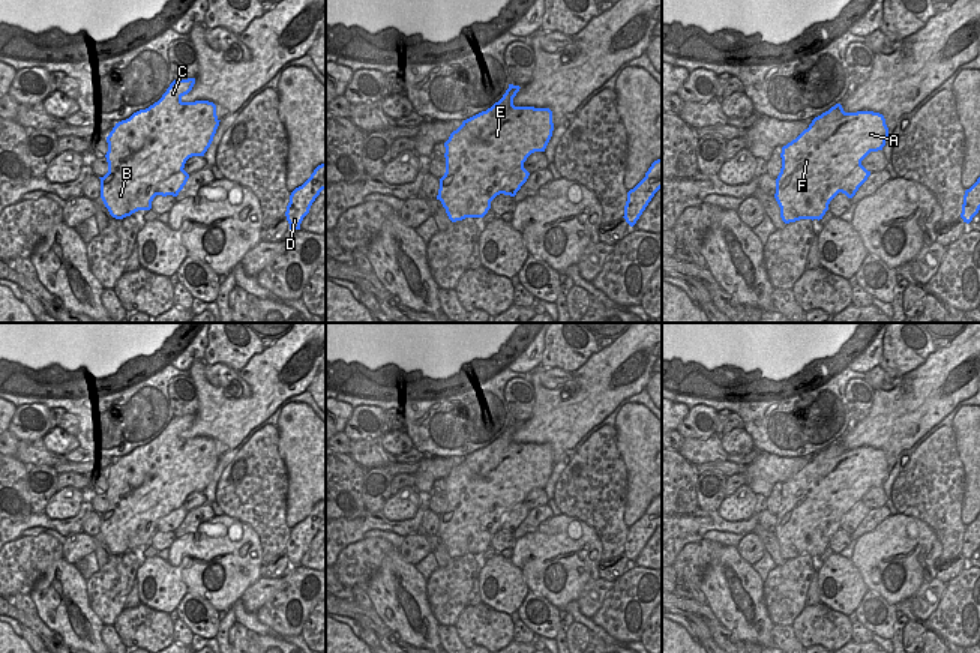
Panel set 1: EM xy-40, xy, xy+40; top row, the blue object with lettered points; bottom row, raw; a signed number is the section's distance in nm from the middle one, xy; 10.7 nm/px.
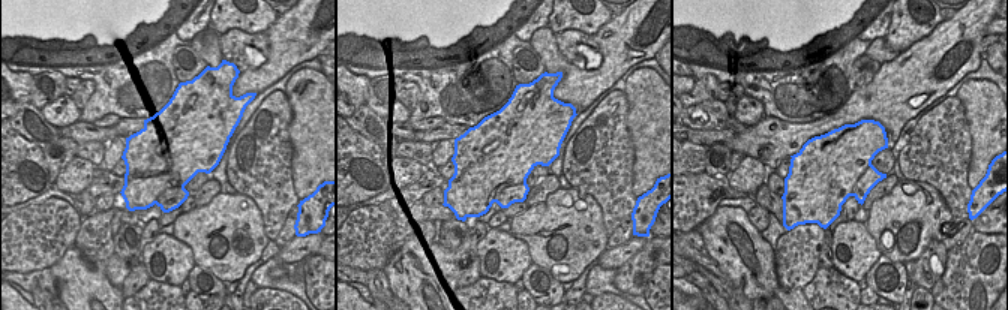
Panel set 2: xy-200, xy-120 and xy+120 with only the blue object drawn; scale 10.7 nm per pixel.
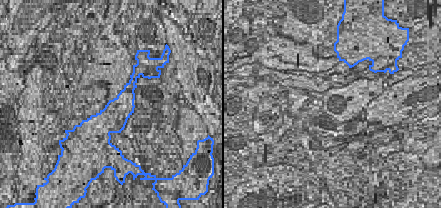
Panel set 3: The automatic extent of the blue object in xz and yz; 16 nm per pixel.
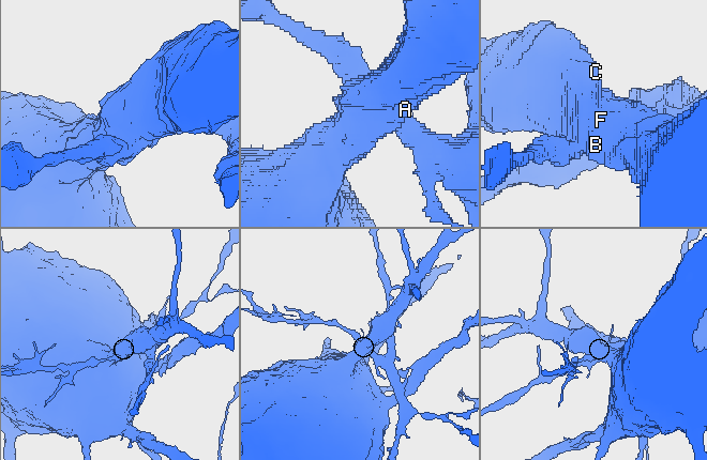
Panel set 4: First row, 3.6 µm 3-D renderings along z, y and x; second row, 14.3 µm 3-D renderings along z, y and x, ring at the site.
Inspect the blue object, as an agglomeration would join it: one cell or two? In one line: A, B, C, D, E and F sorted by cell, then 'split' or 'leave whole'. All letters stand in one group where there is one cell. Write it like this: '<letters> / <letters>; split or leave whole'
A B C E F / D; split

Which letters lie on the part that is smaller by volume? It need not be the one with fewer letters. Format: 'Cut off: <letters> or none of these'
Cut off: D

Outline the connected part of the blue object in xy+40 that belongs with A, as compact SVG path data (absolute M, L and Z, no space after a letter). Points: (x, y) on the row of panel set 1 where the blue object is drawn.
M840 104L815 117L807 129L782 147L774 198L785 224L822 219L842 182L888 140L879 113L845 113Z

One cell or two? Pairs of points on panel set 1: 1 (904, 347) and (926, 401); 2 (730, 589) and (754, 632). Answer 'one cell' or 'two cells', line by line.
1: two cells
2: one cell

